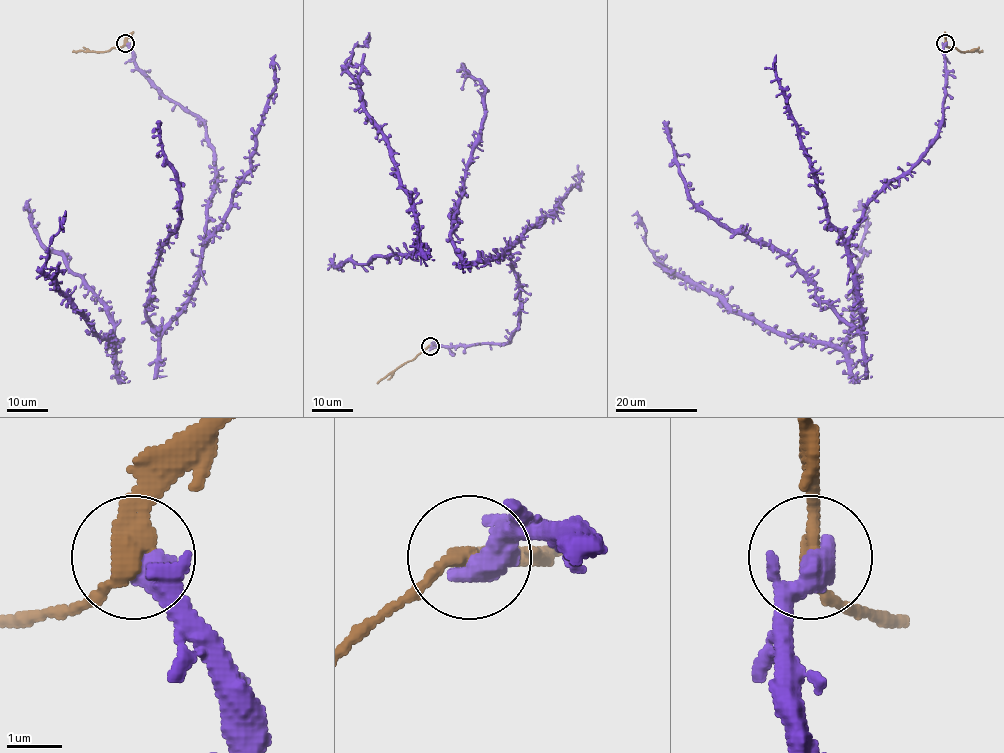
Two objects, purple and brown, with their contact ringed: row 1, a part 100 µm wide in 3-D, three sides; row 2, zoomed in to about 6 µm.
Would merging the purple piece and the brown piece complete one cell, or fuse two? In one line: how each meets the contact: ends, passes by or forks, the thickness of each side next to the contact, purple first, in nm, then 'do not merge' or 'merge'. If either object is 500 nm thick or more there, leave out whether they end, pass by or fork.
purple passes by | brown passes by | 440/340 nm | do not merge

